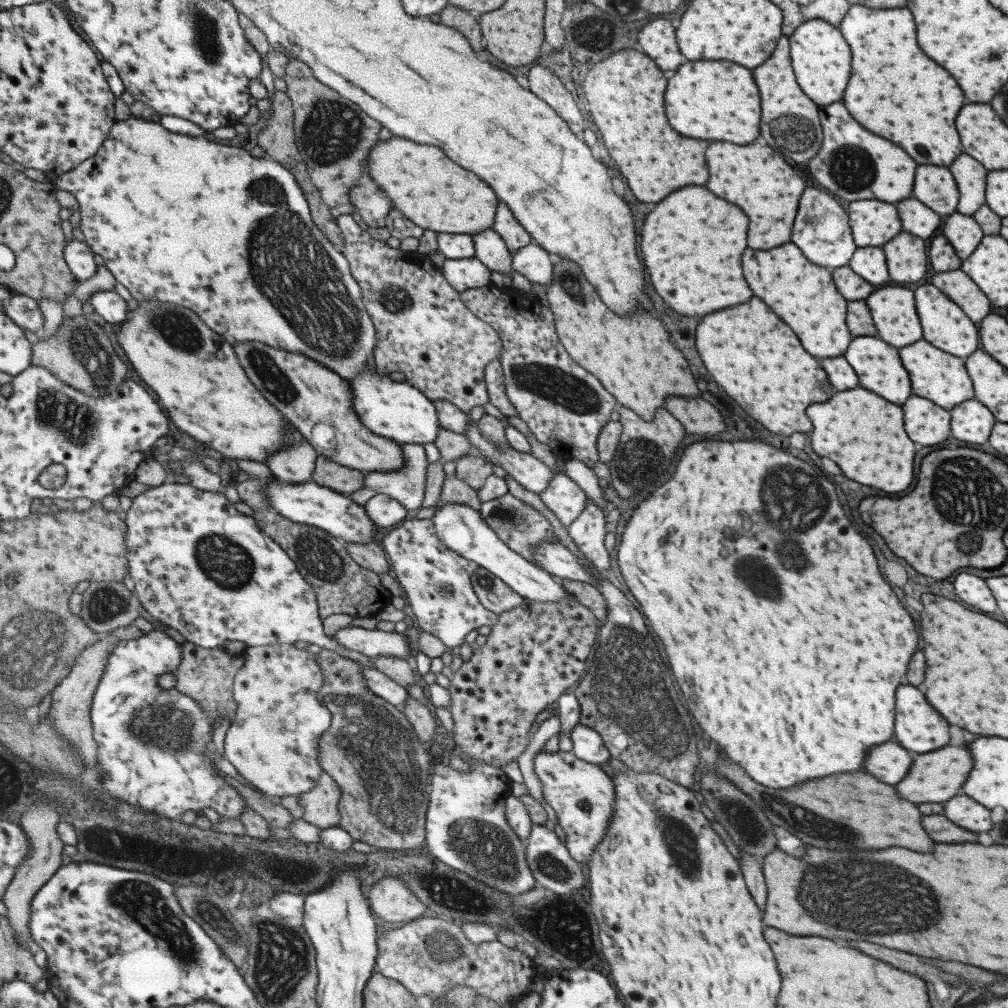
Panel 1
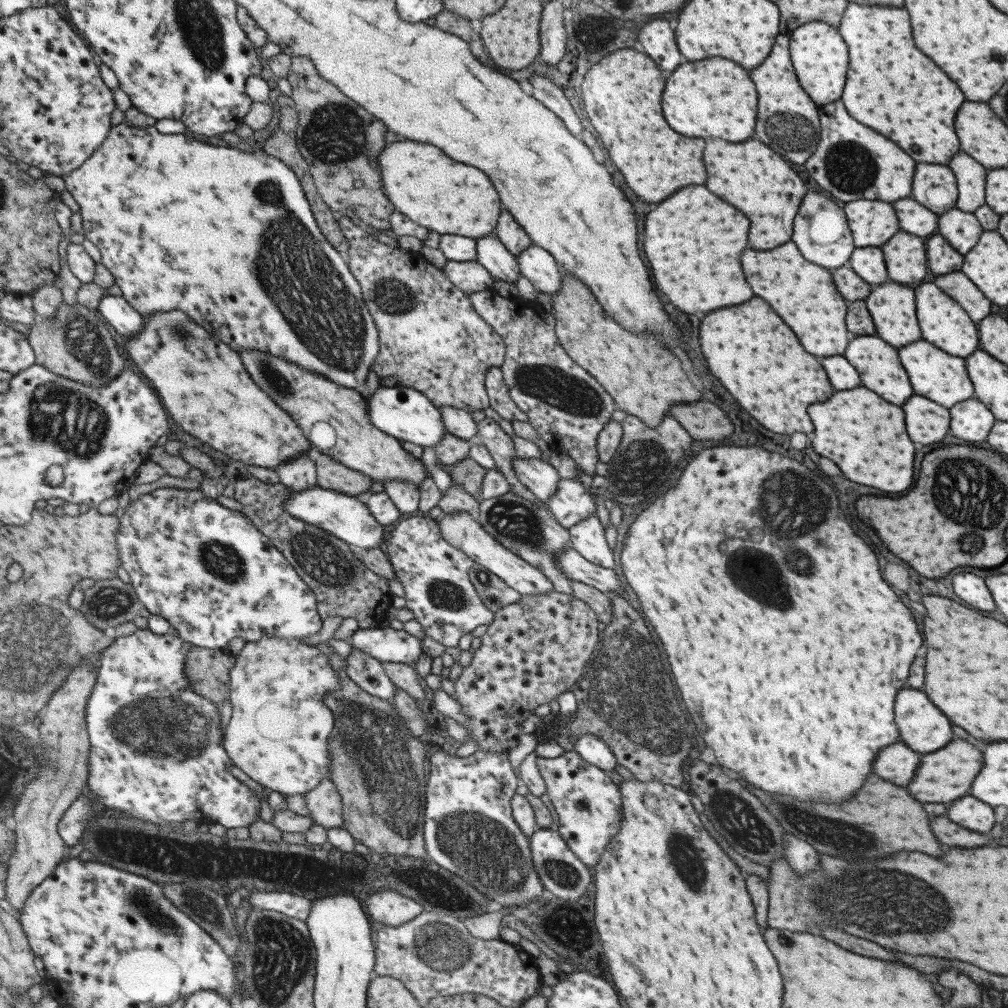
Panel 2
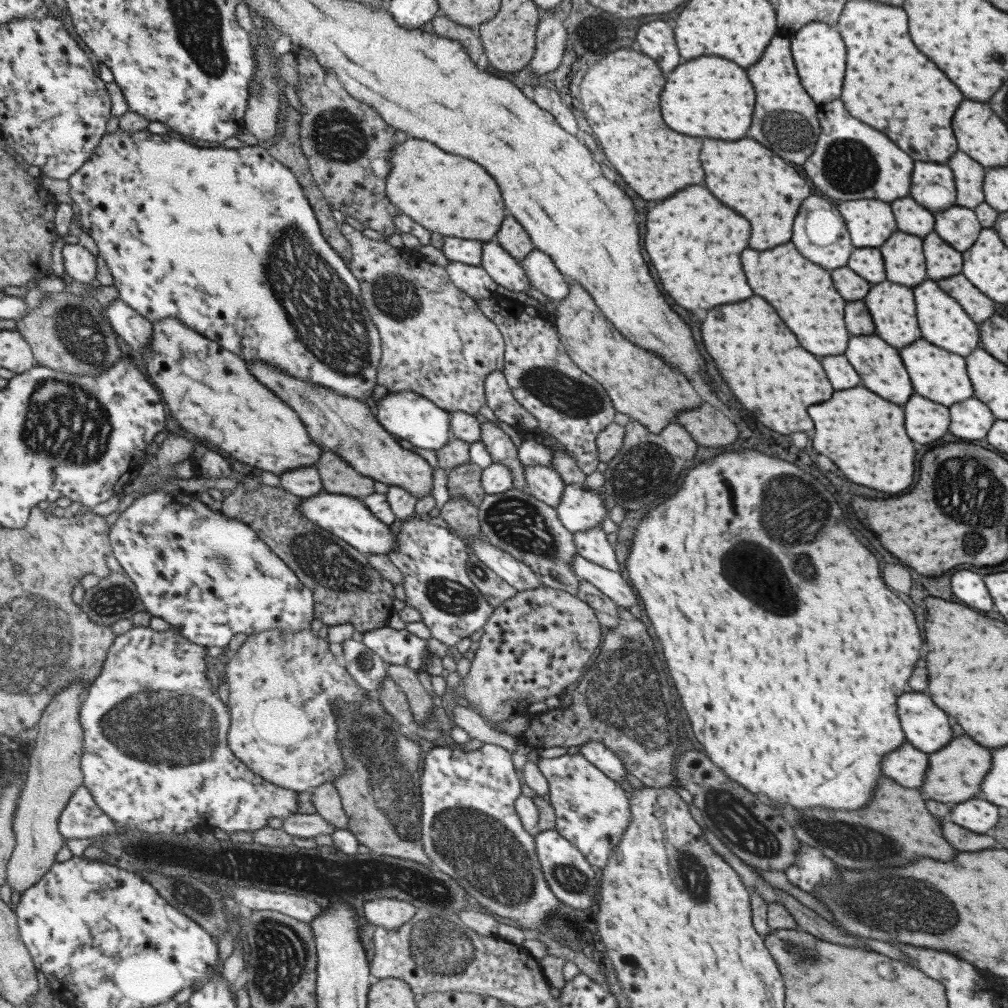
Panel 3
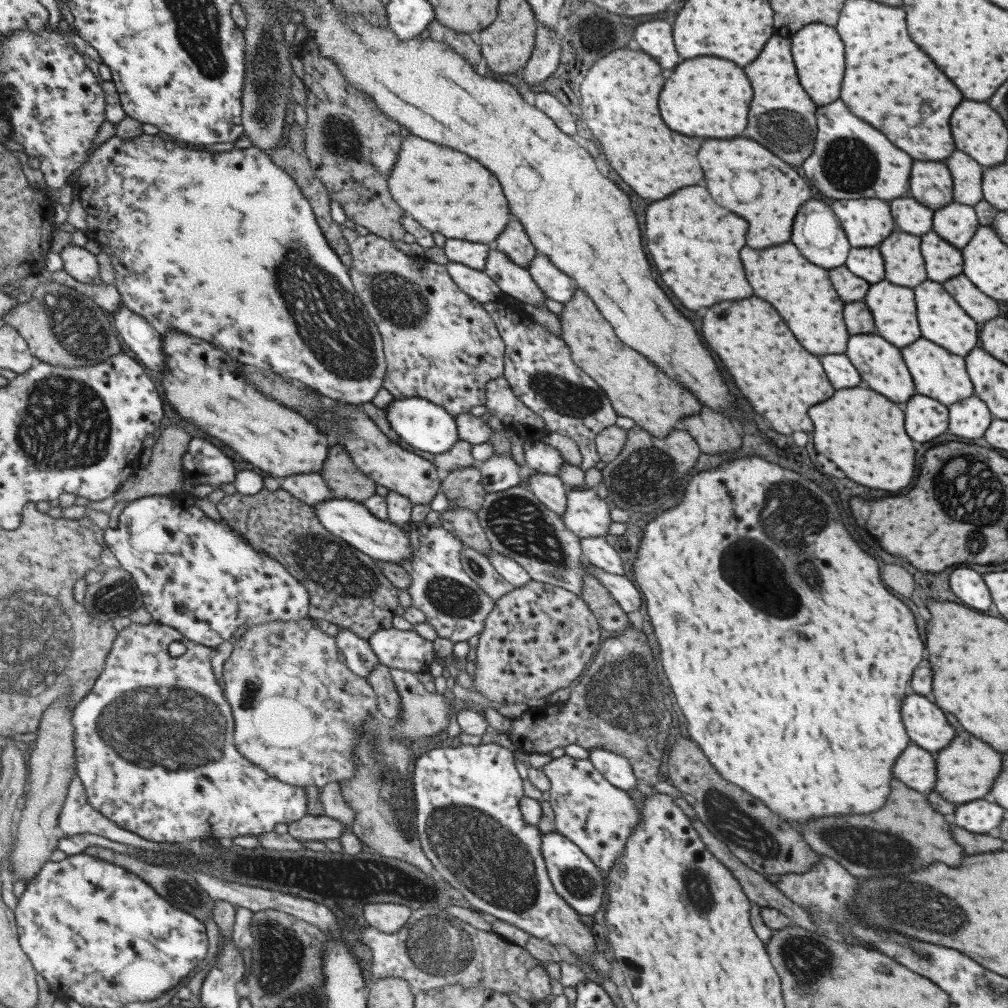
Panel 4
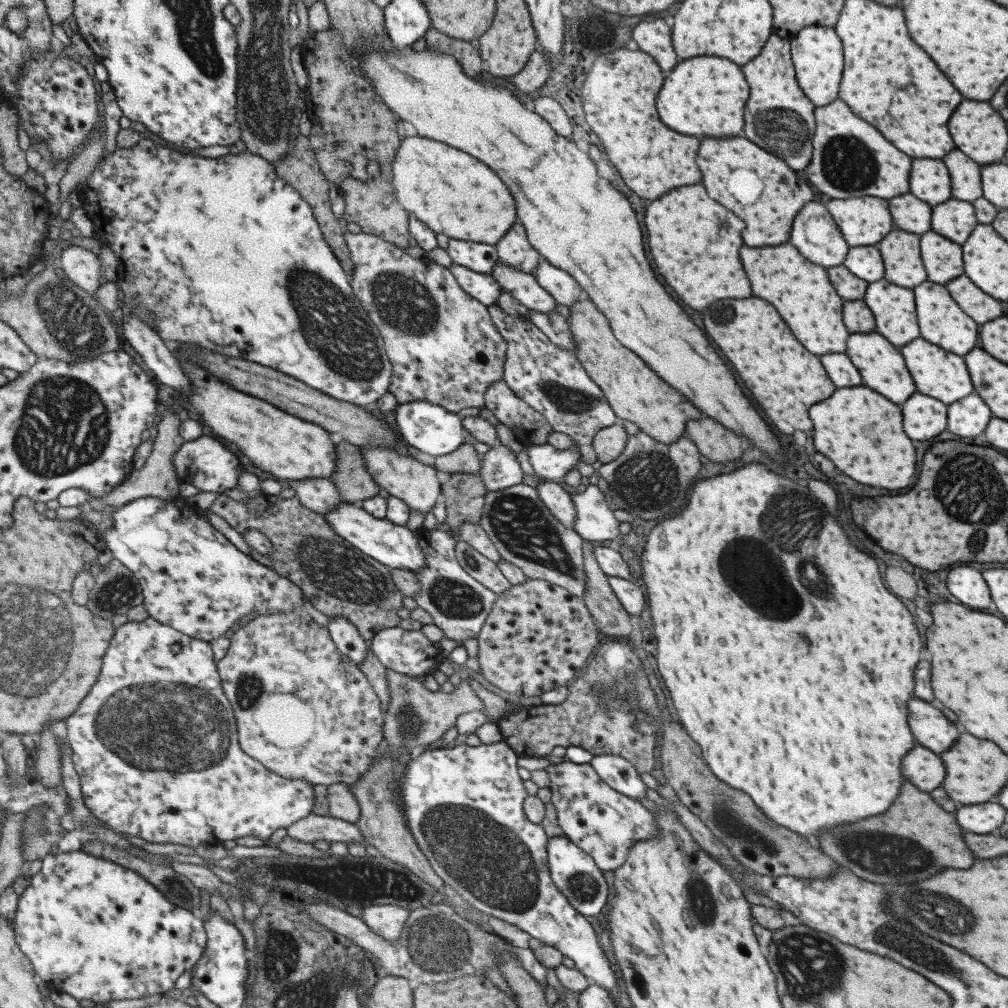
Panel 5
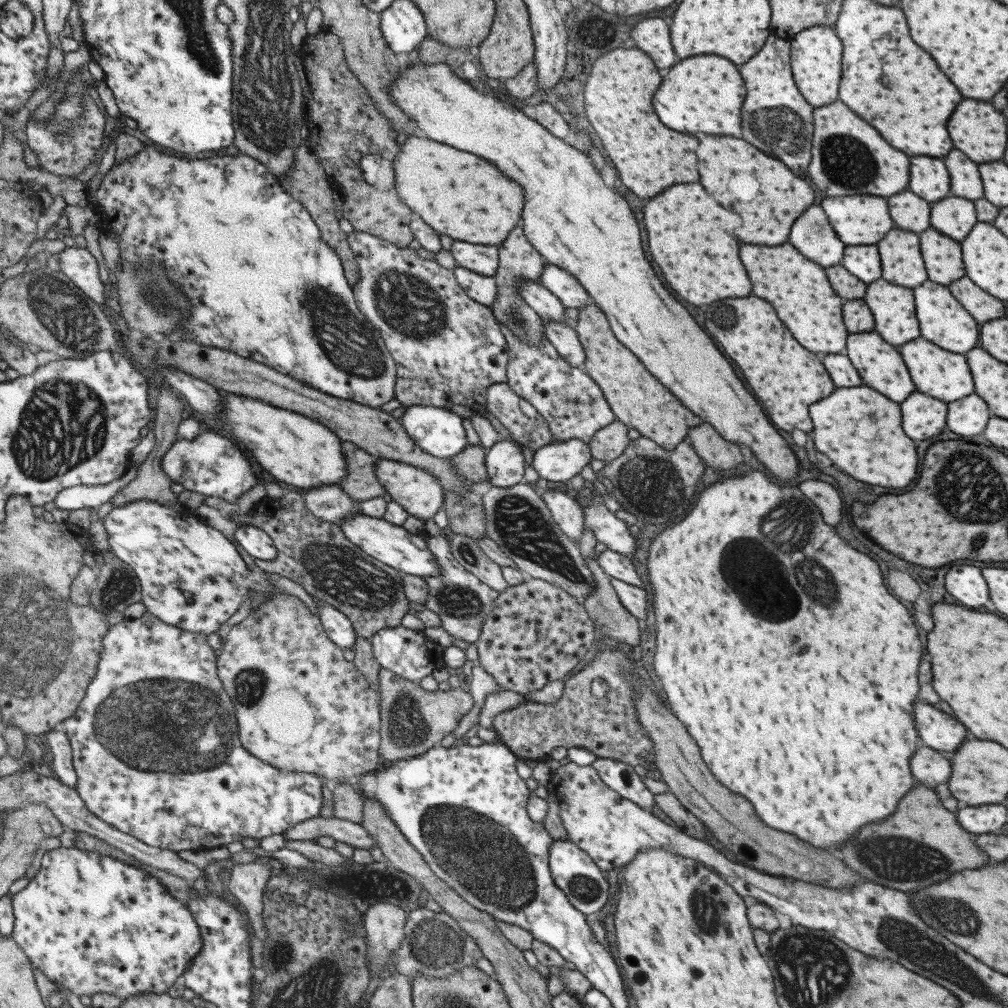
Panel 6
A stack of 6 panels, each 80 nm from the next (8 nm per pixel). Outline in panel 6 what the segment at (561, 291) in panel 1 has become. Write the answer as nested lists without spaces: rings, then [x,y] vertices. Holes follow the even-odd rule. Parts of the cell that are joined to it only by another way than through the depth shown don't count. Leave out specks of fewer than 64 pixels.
[[[593,302],[578,308],[573,329],[578,336],[585,355],[582,369],[600,388],[615,420],[629,428],[635,428],[640,436],[651,439],[665,450],[671,450],[685,436],[691,427],[701,424],[701,420],[691,414],[667,388],[663,388],[643,364],[627,350],[614,336],[608,320]]]

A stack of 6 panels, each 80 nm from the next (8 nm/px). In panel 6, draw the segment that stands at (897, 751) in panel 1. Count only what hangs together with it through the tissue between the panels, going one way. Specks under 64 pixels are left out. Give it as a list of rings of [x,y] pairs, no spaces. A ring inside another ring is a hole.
[[[919,748],[909,760],[909,772],[917,782],[927,782],[927,788],[935,788],[939,782],[947,780],[951,768],[939,752],[931,748]]]

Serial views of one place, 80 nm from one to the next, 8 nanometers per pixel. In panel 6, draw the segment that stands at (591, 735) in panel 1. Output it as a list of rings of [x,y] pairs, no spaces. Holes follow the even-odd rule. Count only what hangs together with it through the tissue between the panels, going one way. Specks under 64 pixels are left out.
[[[597,757],[590,766],[609,788],[651,813],[652,806],[655,805],[654,794],[643,785],[633,767],[623,764],[623,762],[617,762],[617,760],[600,757]]]

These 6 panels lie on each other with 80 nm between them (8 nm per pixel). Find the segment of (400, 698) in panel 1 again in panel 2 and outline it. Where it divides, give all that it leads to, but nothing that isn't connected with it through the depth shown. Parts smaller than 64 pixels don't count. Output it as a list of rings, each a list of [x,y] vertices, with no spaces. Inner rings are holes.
[[[353,647],[351,657],[345,658],[347,673],[360,688],[381,699],[393,701],[397,693],[397,685],[387,674],[381,660],[373,659],[371,655]]]

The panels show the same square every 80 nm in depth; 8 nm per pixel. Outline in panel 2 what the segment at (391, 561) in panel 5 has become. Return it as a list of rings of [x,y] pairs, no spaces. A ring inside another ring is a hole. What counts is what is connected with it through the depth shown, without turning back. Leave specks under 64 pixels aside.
[[[317,485],[306,491],[293,492],[284,502],[286,508],[295,518],[304,520],[324,528],[328,533],[334,534],[354,548],[372,549],[383,548],[385,545],[385,528],[371,514],[365,500],[351,496],[348,493],[340,493]]]

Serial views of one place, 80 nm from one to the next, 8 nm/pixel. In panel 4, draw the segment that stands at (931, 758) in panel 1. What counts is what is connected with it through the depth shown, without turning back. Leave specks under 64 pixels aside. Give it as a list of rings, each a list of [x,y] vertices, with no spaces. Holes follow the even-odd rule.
[[[961,732],[947,744],[947,748],[939,750],[935,754],[935,786],[933,792],[937,792],[943,800],[953,804],[971,802],[977,798],[983,798],[991,786],[991,780],[997,776],[1001,768],[1001,756],[991,750],[981,740],[975,740],[971,734]]]

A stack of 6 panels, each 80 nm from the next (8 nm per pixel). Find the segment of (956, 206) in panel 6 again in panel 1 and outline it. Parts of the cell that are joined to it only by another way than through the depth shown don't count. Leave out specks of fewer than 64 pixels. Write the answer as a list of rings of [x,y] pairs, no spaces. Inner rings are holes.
[[[959,212],[947,216],[941,232],[957,252],[959,260],[965,260],[975,250],[983,235],[980,226],[971,216]]]

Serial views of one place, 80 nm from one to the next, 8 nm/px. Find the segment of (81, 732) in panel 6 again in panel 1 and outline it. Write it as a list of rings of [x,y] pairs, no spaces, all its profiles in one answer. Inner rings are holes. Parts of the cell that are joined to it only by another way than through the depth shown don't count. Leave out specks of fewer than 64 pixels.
[[[151,630],[147,634],[135,639],[135,640],[123,640],[117,645],[117,649],[113,650],[111,657],[109,657],[109,665],[107,665],[106,674],[103,675],[101,682],[98,686],[98,692],[94,695],[94,704],[92,705],[91,716],[94,724],[94,735],[95,740],[99,743],[99,754],[103,756],[98,762],[98,766],[103,764],[105,772],[109,774],[103,774],[107,778],[103,778],[103,788],[107,788],[105,791],[111,792],[113,794],[113,799],[121,798],[119,802],[125,802],[127,804],[134,804],[145,808],[152,814],[157,814],[158,816],[176,819],[179,818],[183,812],[187,810],[193,810],[196,813],[201,814],[203,808],[212,808],[217,814],[222,814],[225,817],[240,820],[241,814],[245,812],[245,809],[251,809],[252,806],[246,802],[242,793],[238,791],[237,788],[233,788],[225,782],[225,780],[219,776],[216,772],[215,766],[207,759],[205,754],[207,752],[216,753],[215,747],[213,745],[213,720],[206,713],[206,709],[199,705],[199,702],[195,701],[195,698],[187,696],[179,692],[176,687],[163,688],[163,676],[167,676],[167,673],[172,673],[177,675],[179,668],[182,666],[183,662],[183,645],[177,644],[171,636],[167,636],[163,630]]]

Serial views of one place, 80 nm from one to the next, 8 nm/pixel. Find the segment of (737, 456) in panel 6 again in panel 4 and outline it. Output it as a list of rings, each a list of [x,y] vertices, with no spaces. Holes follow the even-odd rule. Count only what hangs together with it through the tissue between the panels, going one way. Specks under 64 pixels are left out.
[[[705,406],[699,414],[685,416],[679,427],[689,434],[703,453],[730,454],[730,450],[741,444],[741,438],[731,422],[725,420],[725,416],[721,416],[719,412],[711,412]]]

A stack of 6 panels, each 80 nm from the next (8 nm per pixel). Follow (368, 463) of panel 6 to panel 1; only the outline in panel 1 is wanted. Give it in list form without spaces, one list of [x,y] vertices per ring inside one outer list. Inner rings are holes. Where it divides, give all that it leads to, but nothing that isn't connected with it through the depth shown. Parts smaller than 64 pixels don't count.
[[[320,455],[313,480],[335,492],[351,495],[366,486],[367,473],[343,466],[329,456]]]

